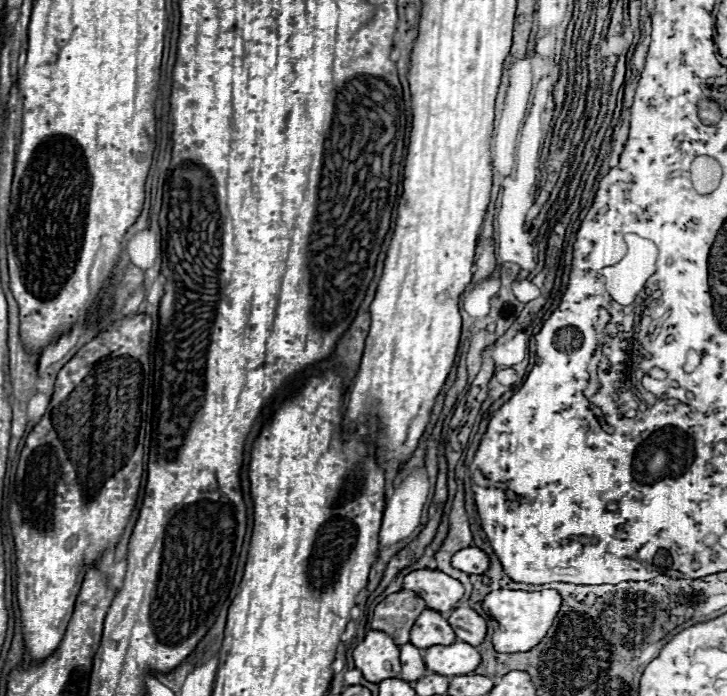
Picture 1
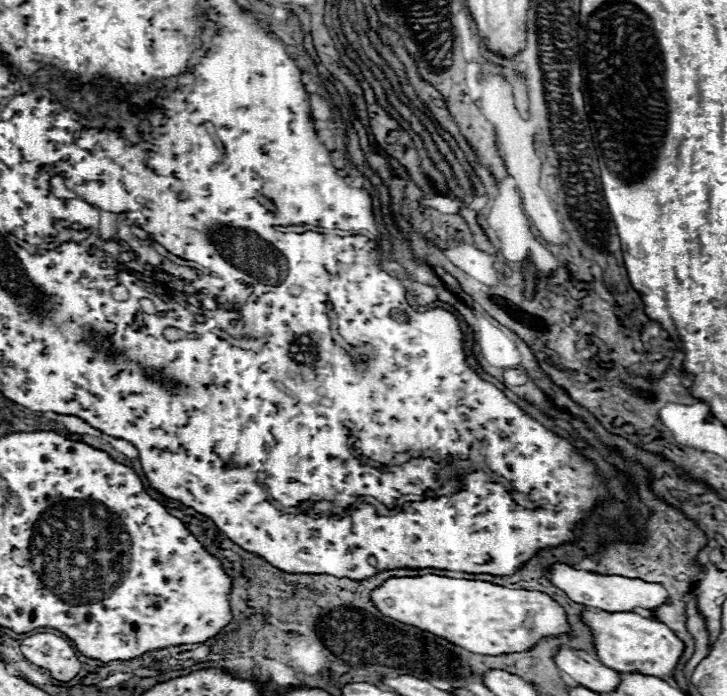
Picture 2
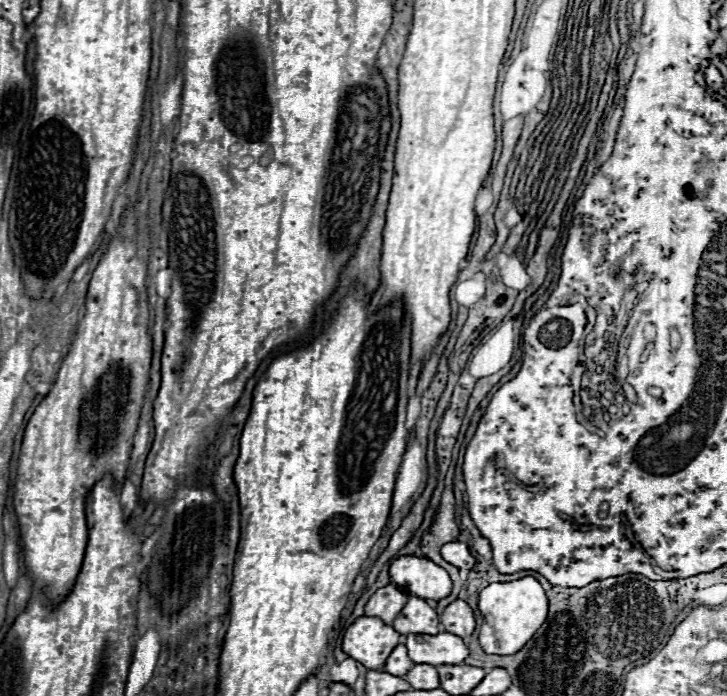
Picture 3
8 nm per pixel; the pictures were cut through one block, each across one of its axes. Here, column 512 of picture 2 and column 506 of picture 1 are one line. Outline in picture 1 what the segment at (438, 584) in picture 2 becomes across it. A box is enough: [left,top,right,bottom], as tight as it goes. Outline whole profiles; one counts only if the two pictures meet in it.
[482,588,562,654]

